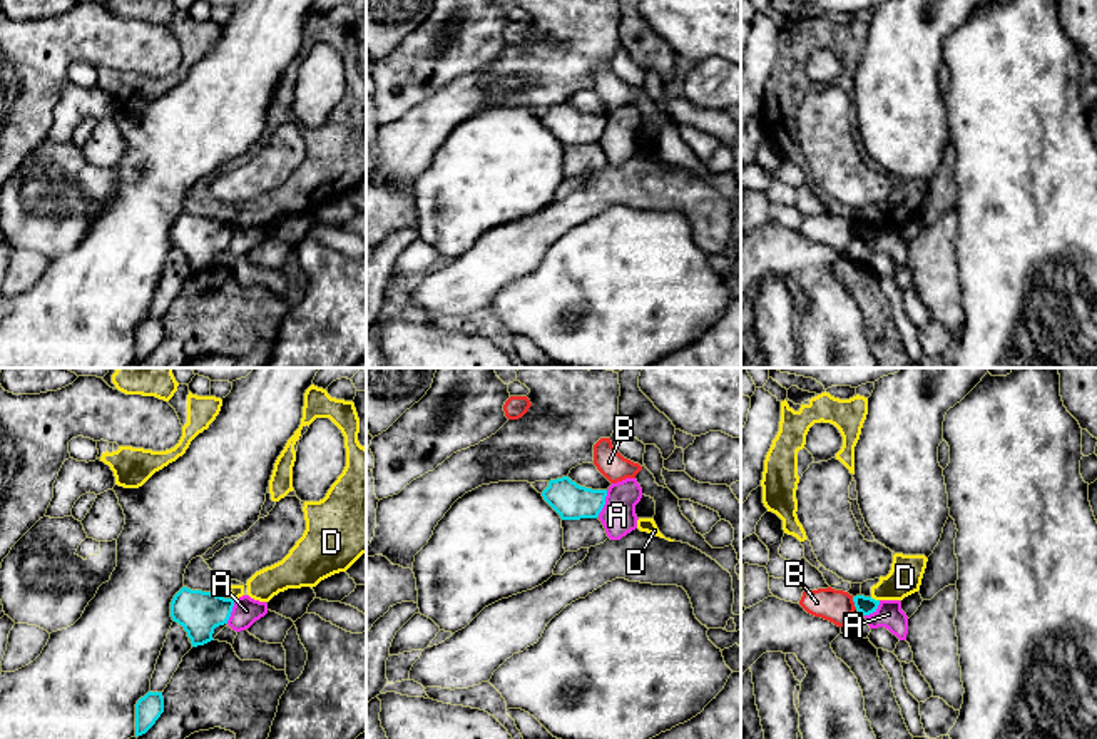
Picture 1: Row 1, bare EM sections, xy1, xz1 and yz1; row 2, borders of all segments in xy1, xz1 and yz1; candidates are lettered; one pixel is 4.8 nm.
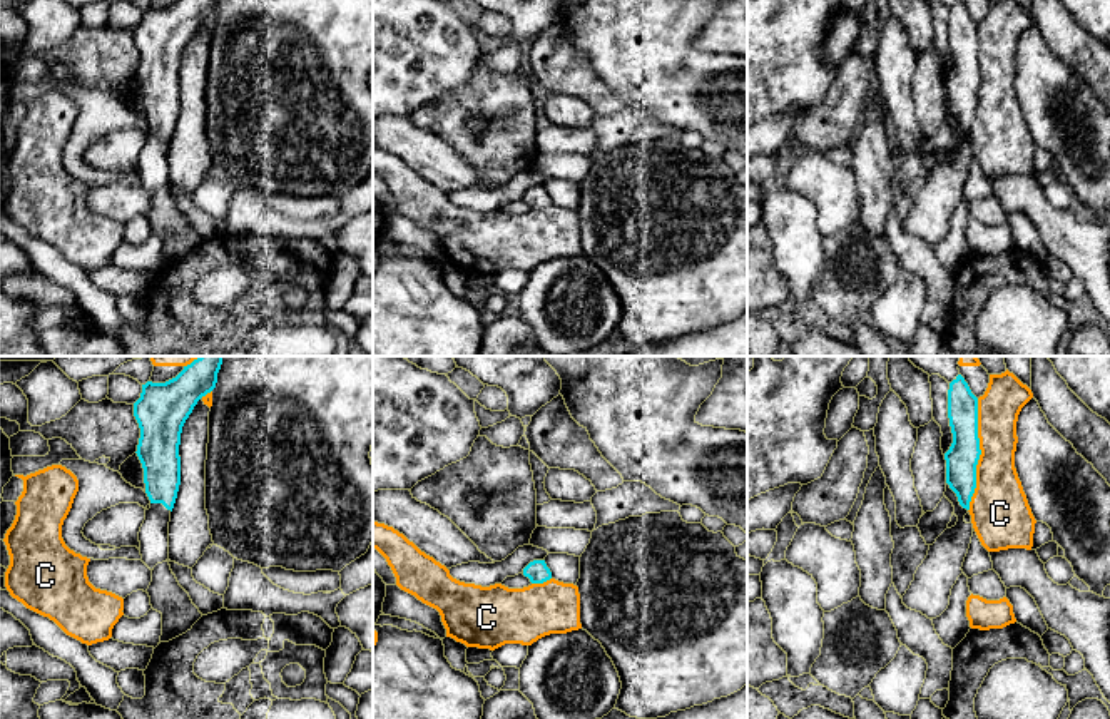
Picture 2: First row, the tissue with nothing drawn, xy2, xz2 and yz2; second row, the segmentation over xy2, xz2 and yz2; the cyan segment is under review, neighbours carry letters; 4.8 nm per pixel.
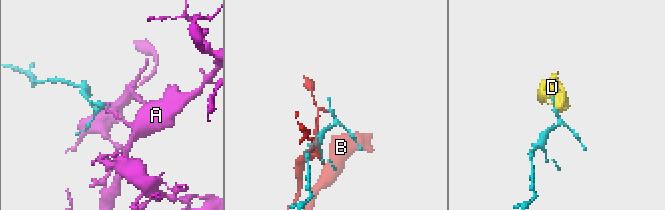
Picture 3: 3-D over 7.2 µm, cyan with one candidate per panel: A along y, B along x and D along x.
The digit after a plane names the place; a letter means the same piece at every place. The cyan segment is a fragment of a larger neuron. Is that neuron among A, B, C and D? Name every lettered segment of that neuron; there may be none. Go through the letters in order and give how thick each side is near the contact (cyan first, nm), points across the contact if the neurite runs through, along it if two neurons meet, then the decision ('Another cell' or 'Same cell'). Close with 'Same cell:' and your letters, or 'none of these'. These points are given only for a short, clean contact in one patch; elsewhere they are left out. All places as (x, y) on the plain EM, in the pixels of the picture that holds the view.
A: Thickness 180 nm (cyan) against 160 nm. Another cell
B: Thickness 90 nm (cyan) against 160 nm. Another cell
C: Thickness 160 nm (cyan) against 260 nm. Another cell
D: Thickness 90 nm (cyan) against 160 nm. Another cell
Same cell: none of these

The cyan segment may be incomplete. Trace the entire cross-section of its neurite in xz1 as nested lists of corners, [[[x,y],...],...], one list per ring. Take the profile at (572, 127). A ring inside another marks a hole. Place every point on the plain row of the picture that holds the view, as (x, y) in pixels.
[[[562,102],[550,105],[542,122],[562,145],[597,144],[605,130],[607,115],[585,114]]]

